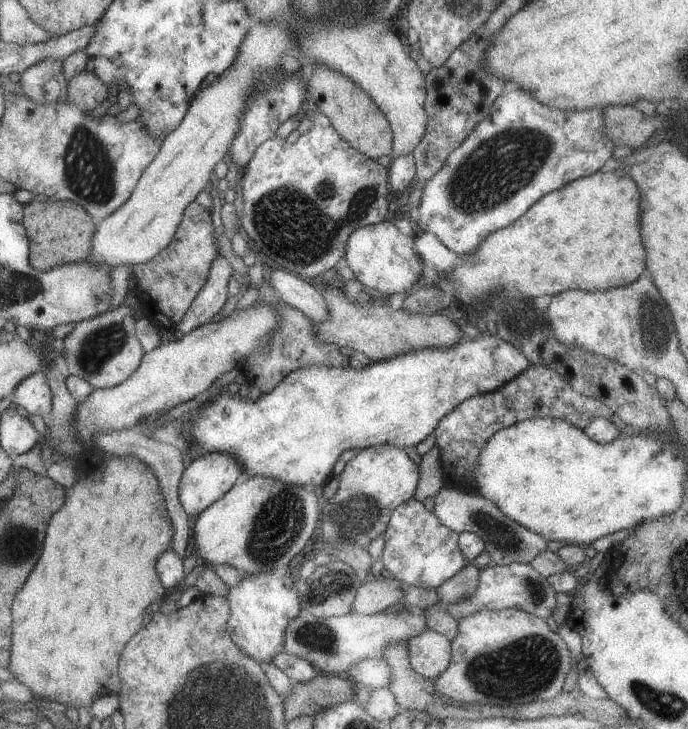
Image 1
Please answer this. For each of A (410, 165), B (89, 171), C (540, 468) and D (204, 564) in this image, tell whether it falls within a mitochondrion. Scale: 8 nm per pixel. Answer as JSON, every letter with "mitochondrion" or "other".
{"A":"other","B":"mitochondrion","C":"other","D":"other"}

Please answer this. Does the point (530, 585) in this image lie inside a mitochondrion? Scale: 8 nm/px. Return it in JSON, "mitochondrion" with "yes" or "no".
{"mitochondrion":"yes"}

